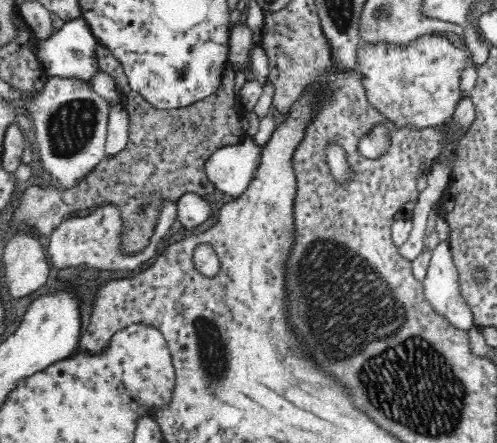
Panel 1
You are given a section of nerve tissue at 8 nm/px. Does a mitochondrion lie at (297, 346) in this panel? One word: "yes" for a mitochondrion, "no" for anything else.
yes

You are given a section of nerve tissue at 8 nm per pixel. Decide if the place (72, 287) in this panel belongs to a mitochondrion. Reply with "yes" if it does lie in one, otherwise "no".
no

